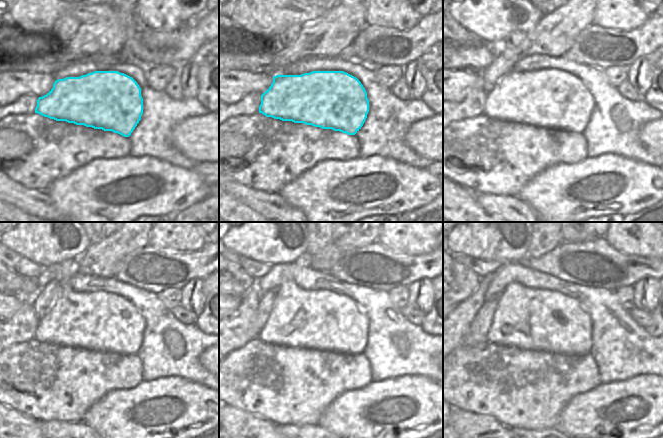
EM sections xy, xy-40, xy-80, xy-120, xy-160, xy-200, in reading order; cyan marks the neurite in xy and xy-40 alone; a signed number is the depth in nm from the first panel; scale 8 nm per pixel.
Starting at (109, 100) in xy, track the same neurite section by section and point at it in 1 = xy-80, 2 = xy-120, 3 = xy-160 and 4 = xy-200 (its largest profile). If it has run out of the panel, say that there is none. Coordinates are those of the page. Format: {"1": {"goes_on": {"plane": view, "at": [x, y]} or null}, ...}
{"1": {"goes_on": {"plane": "xy-80", "at": [550, 98]}}, "2": {"goes_on": {"plane": "xy-120", "at": [99, 321]}}, "3": {"goes_on": {"plane": "xy-160", "at": [321, 320]}}, "4": {"goes_on": {"plane": "xy-200", "at": [537, 319]}}}

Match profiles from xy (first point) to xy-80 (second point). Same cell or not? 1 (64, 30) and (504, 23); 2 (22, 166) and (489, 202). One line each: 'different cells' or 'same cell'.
1: different cells
2: different cells

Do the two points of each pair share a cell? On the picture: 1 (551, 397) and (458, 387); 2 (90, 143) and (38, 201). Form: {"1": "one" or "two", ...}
{"1": "one", "2": "two"}

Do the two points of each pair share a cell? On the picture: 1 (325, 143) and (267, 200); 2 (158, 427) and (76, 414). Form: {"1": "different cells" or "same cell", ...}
{"1": "different cells", "2": "different cells"}

